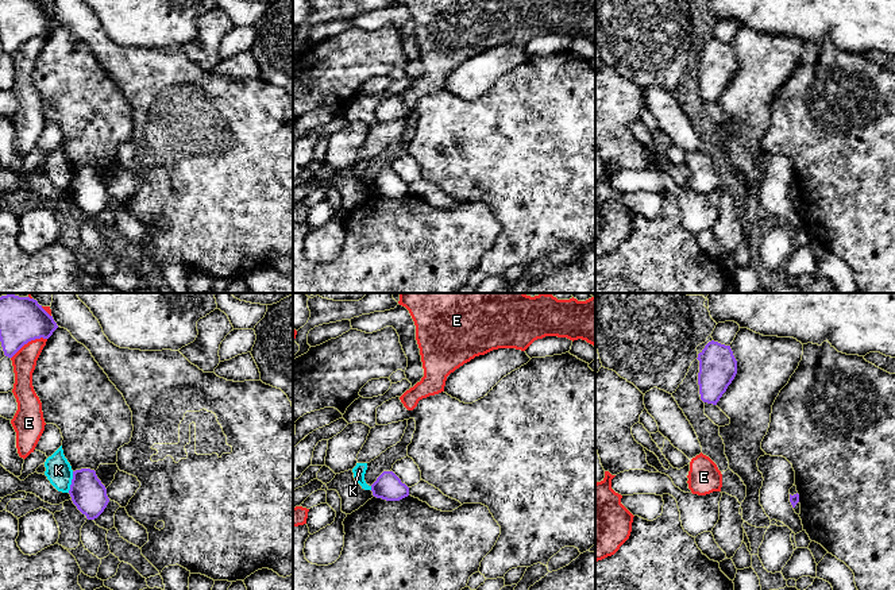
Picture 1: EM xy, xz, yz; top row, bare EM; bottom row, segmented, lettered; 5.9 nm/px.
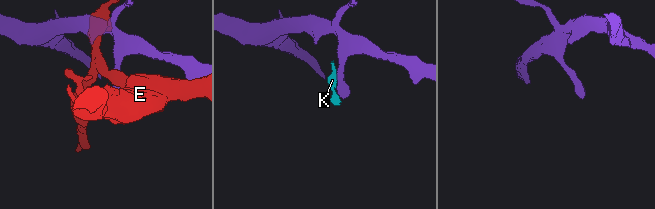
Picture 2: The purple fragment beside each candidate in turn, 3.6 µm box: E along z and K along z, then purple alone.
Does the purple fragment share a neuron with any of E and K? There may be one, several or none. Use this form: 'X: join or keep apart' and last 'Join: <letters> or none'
E: keep apart
K: keep apart
Join: none

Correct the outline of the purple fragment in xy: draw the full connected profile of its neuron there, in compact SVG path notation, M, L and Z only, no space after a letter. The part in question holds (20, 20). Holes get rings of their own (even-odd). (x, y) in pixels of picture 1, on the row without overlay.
M0 0L0 39L8 55L31 38L49 36L57 26L38 0Z

